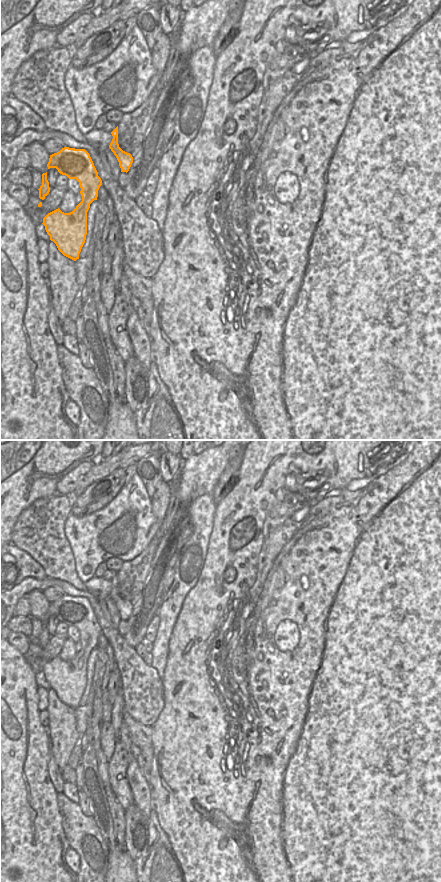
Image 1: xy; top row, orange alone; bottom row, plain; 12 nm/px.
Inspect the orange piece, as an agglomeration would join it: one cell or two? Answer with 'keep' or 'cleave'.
keep

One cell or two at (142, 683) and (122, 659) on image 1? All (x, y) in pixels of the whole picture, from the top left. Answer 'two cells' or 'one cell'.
one cell

